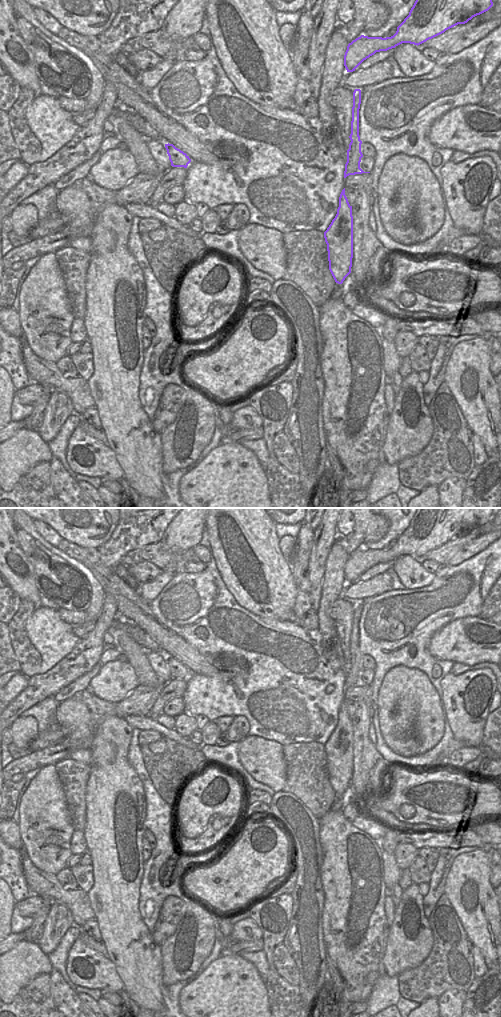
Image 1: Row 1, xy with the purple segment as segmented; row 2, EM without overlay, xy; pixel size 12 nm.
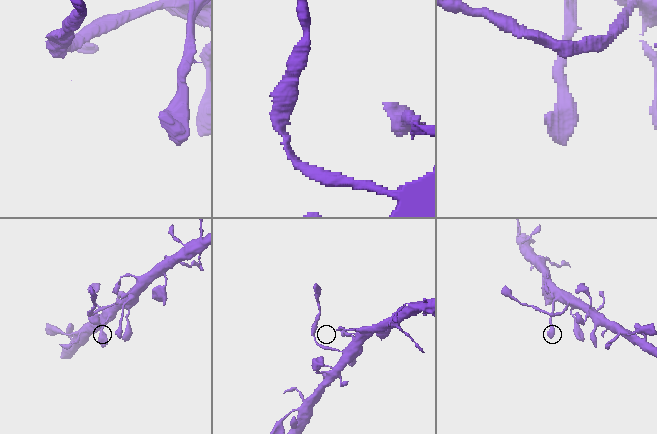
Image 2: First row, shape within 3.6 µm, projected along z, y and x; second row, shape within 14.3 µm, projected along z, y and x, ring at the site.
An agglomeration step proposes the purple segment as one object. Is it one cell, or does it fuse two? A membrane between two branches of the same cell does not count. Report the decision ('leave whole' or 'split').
split

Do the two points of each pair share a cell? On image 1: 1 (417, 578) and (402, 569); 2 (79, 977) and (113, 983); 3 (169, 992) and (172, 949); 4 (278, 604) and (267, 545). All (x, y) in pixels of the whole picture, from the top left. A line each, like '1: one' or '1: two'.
1: one
2: one
3: two
4: one

